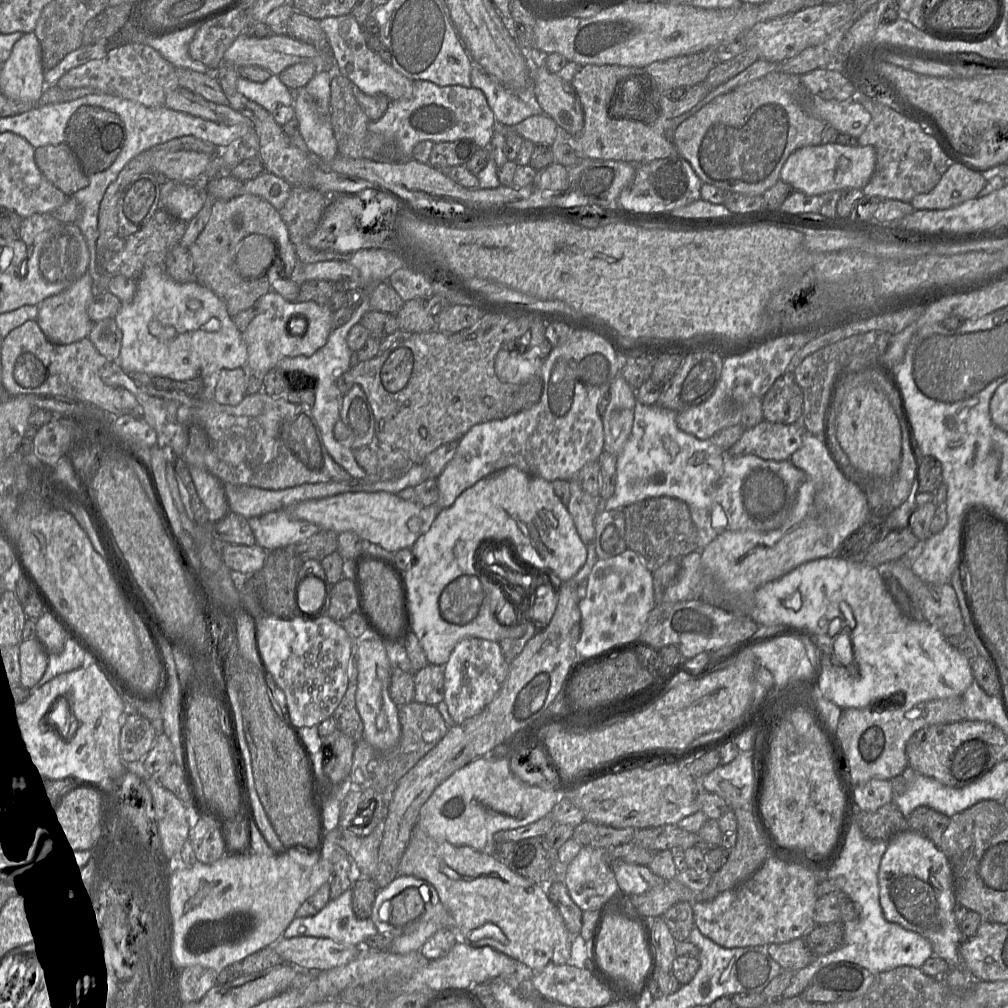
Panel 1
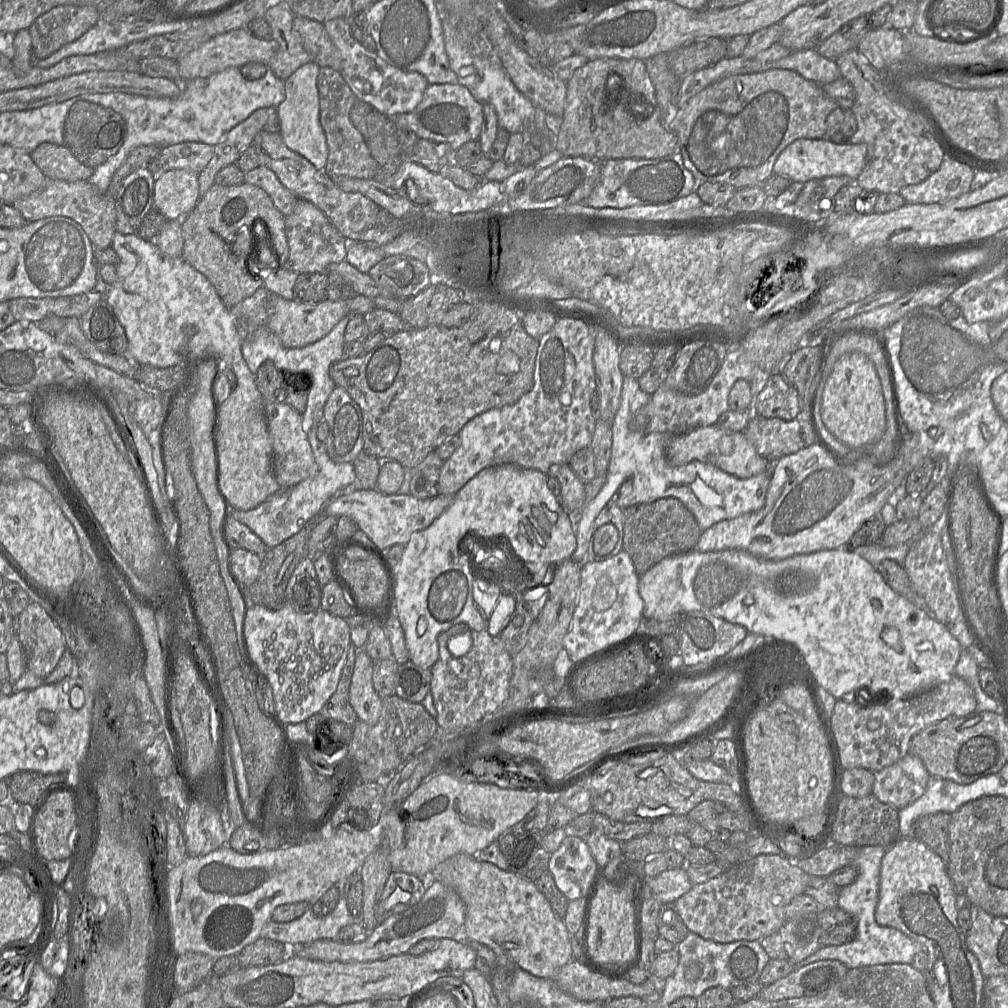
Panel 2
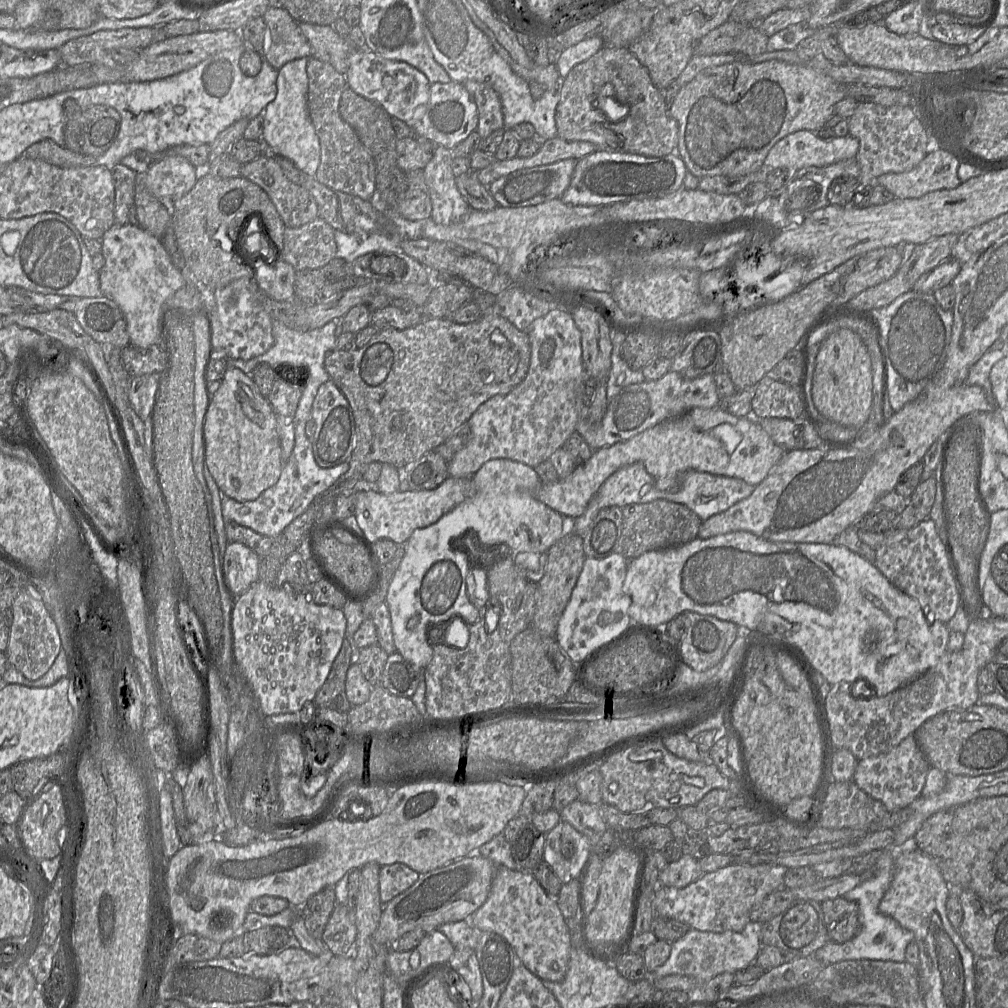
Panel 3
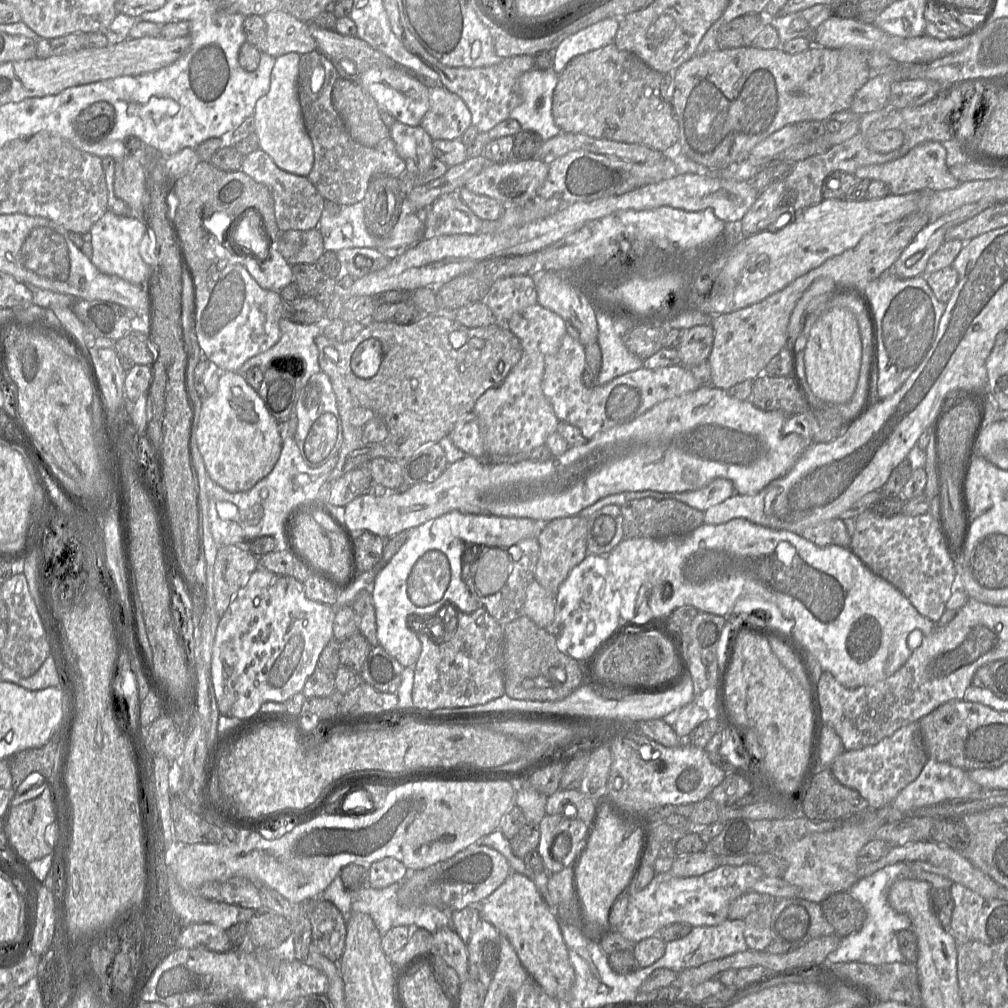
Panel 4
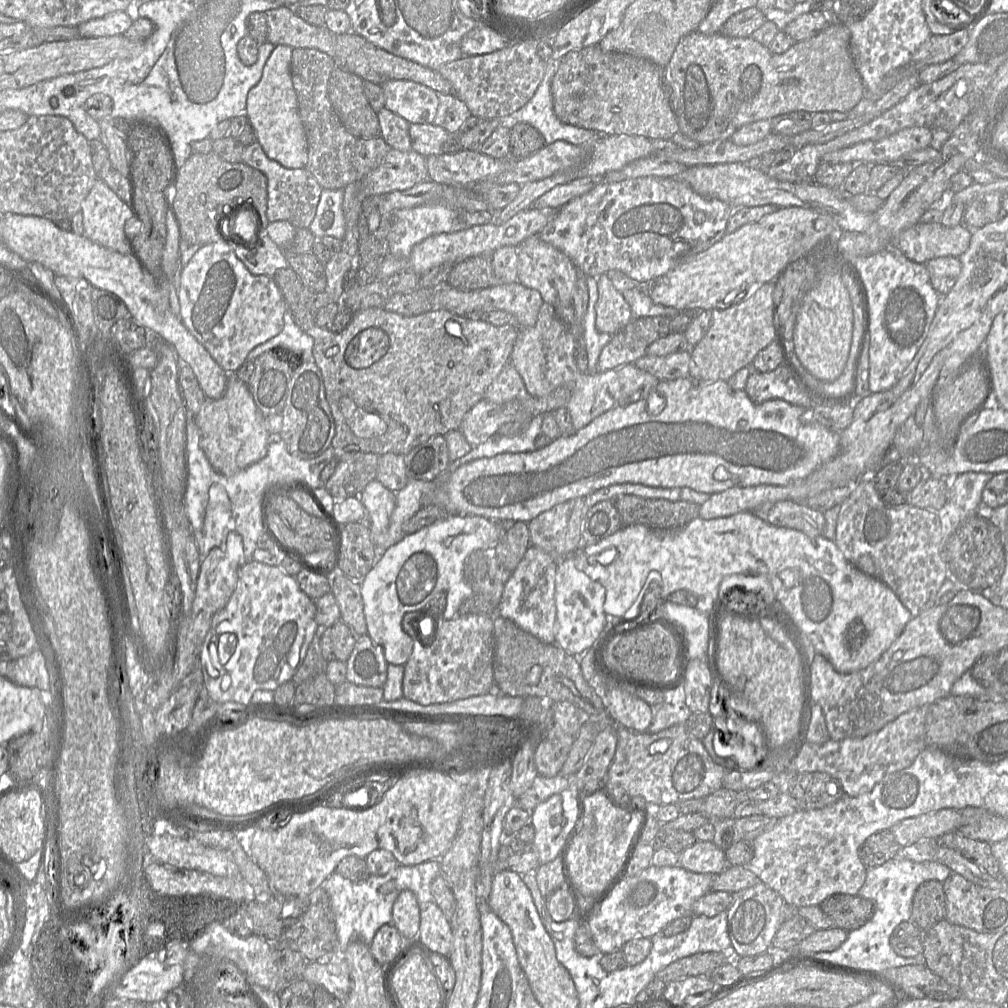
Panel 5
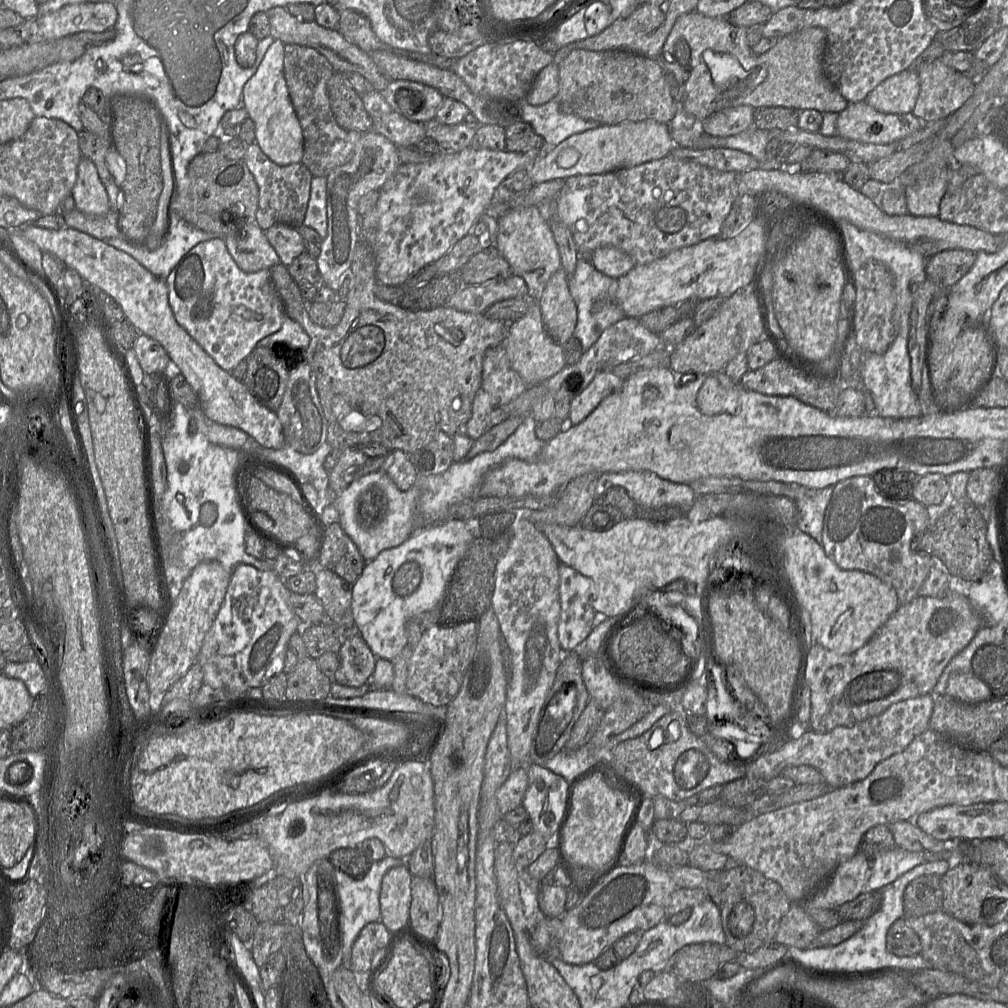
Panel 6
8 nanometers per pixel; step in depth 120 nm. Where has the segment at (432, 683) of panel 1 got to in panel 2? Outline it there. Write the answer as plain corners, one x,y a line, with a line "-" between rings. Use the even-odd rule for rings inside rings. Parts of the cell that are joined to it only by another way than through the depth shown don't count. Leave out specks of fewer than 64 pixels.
412,661
399,664
396,674
395,695
412,703
421,703
430,691
432,673

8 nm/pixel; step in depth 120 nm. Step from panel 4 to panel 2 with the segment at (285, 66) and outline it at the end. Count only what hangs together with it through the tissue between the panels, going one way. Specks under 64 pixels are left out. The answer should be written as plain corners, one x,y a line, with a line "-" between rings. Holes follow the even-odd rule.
310,61
299,67
284,81
285,99
277,109
280,120
280,135
289,149
305,157
317,170
324,170
328,157
328,146
320,123
319,92
317,77
320,66

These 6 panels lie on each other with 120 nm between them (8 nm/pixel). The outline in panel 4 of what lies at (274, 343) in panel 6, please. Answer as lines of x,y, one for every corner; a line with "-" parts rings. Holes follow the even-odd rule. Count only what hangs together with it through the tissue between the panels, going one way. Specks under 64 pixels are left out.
282,317
279,326
281,330
279,341
267,351
248,359
237,372
244,375
253,367
259,367
263,372
272,361
283,361
279,366
300,367
300,371
304,371
300,375
303,388
312,375
321,371
315,338
323,334
323,323
297,324

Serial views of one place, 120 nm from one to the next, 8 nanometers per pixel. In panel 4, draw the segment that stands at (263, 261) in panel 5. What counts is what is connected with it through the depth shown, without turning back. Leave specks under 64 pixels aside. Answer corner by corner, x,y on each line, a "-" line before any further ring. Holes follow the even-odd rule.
272,242
269,246
268,254
266,249
266,254
249,256
242,253
242,257
244,257
243,266
264,289
279,293
293,282
292,266
279,252
276,242

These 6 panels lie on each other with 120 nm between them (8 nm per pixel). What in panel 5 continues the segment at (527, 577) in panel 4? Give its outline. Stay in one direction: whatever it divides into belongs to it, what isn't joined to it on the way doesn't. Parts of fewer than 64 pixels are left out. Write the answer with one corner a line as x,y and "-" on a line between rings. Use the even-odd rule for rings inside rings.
518,521
506,526
502,537
494,547
477,550
470,554
465,560
464,575
474,594
462,602
459,607
459,615
499,616
498,605
504,586
524,557
529,546
528,523

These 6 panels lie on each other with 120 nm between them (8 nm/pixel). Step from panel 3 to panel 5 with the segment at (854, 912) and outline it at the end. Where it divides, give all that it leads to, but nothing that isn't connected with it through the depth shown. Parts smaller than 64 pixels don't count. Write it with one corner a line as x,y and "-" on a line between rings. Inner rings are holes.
833,894
819,906
833,920
836,927
847,932
863,926
875,911
871,900
848,894

